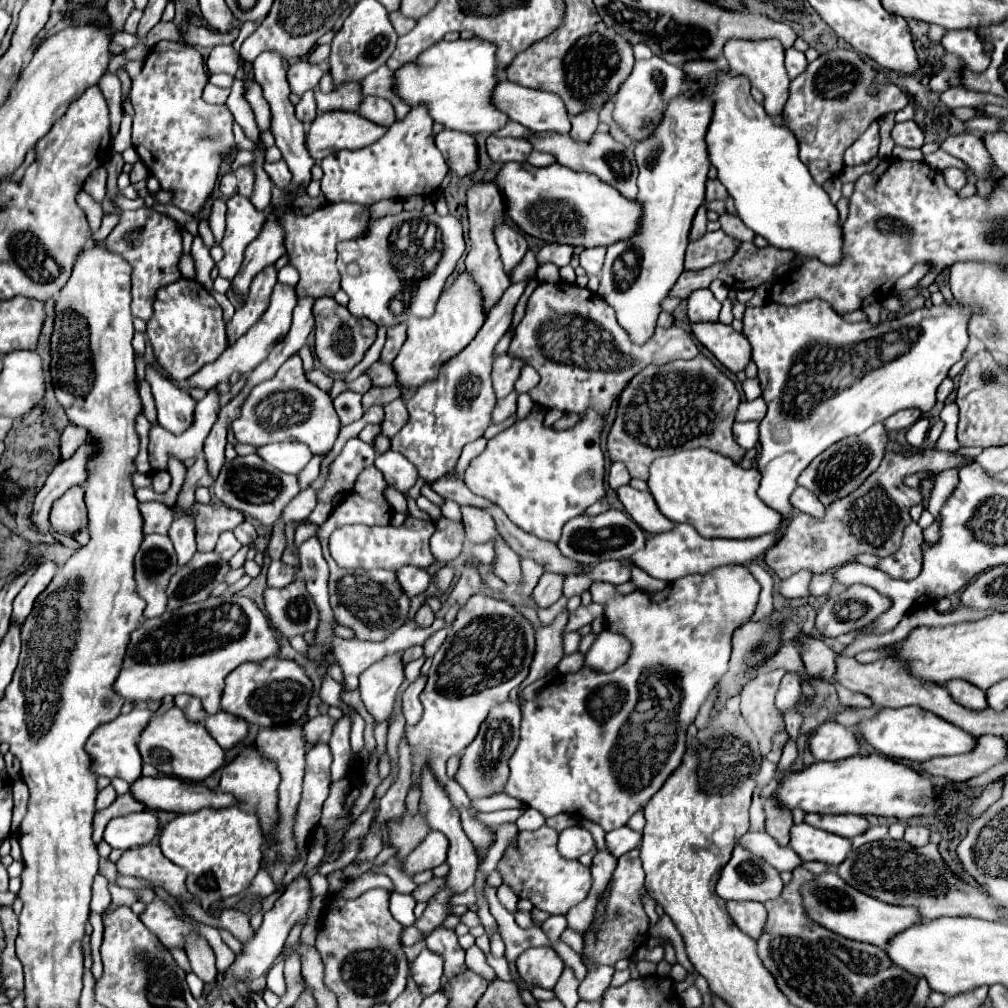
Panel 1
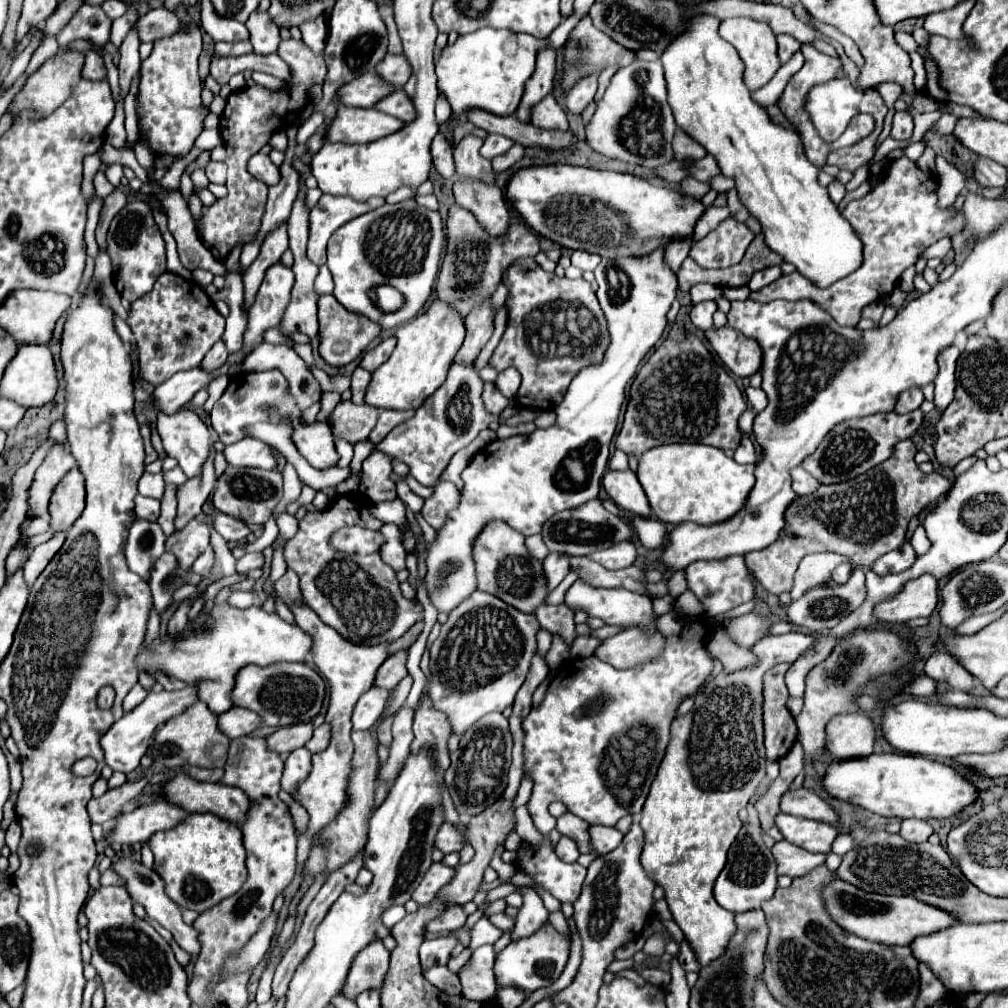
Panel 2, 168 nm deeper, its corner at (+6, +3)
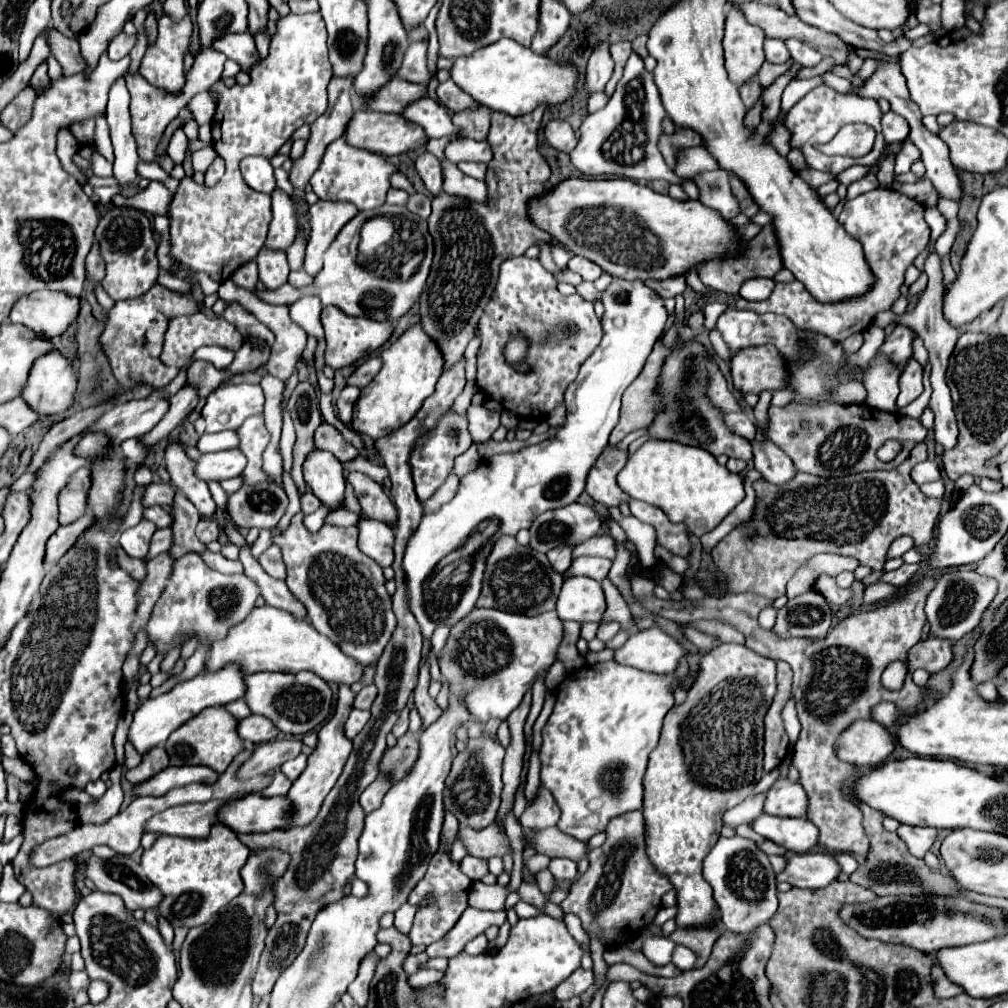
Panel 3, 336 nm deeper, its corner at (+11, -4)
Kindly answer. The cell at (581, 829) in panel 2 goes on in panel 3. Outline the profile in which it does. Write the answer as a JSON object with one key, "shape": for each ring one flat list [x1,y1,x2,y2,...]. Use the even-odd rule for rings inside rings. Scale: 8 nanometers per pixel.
{"shape":[[539,786,537,798,527,804,525,812,521,814,521,824,525,830,543,830,549,826,555,826,559,820,559,806,553,798,553,794]]}

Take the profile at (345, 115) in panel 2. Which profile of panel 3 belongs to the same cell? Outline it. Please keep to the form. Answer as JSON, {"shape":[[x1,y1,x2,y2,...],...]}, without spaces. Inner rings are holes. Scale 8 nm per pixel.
{"shape":[[365,110,355,112,353,120,347,126,345,136,347,136,347,142,357,148,365,148,369,152,381,152,387,156,419,150,429,140,425,132,417,128,417,124,409,124,409,120,405,120,401,114,383,114,383,112,365,112]]}

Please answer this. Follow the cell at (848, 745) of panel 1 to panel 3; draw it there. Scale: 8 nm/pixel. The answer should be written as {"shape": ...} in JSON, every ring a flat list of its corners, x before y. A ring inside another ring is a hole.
{"shape":[[857,720,841,736,837,756,853,766,875,768,895,750,893,736,875,720]]}

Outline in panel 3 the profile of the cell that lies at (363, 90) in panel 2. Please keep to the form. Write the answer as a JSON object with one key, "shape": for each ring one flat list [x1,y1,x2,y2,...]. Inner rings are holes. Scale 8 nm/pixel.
{"shape":[[395,76,389,84,385,84,371,102,365,102,365,110,377,110,377,112,401,112,405,104,411,104,413,100,419,100,421,96,427,96,427,86,413,84,407,80,401,80]]}

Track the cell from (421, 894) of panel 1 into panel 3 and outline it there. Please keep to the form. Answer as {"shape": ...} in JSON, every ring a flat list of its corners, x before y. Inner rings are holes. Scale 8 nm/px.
{"shape":[[445,850,445,852,437,852,429,864,429,870,425,874,423,880,419,880,419,884,413,888,413,892,409,894,409,904,417,904,421,902,427,894,433,894,433,902,425,908,421,908,415,916,415,924,409,932,409,940,413,946,419,946,419,944,433,944,437,940,441,940,455,924,457,920,461,918,461,914,465,912,467,908,467,894,469,894,469,888,471,888,471,880,461,872,459,864,451,860,451,850]]}

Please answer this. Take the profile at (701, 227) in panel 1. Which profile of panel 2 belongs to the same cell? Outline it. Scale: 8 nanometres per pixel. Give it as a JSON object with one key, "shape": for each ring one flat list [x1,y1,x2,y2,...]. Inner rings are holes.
{"shape":[[690,235,690,237,686,237,686,239,674,239,674,241,670,241,670,243,666,245,666,261,668,261,668,265,672,267,672,271,676,271,676,269,682,265,682,261,688,257,692,237,694,237,694,235]]}

